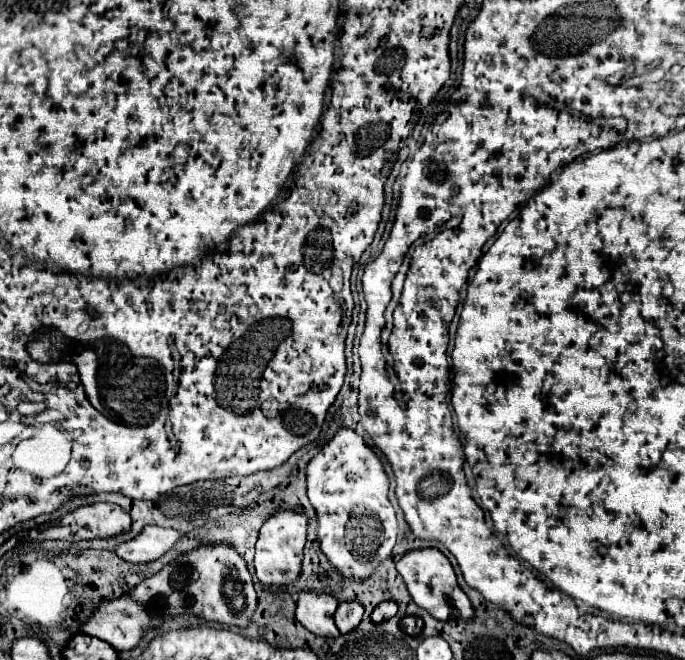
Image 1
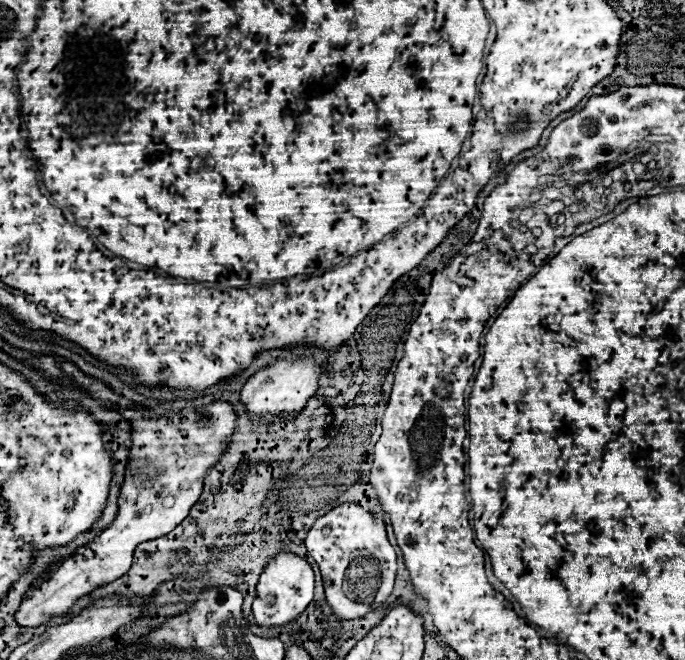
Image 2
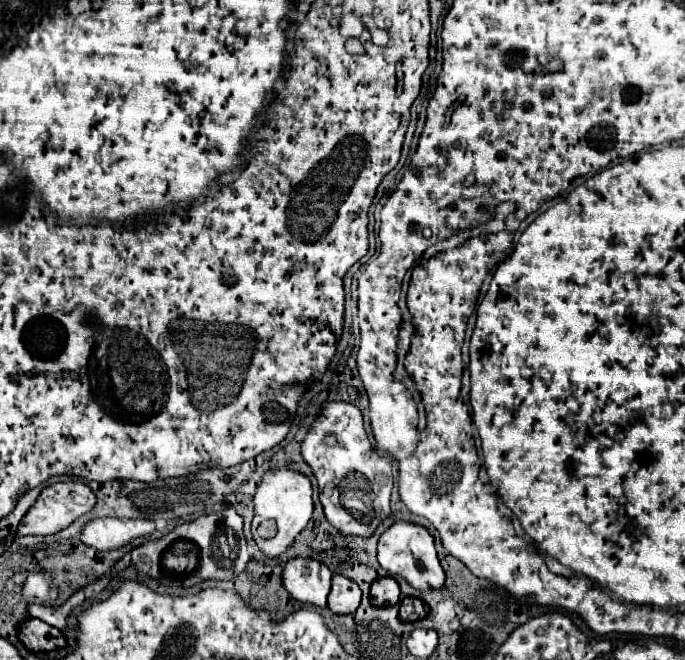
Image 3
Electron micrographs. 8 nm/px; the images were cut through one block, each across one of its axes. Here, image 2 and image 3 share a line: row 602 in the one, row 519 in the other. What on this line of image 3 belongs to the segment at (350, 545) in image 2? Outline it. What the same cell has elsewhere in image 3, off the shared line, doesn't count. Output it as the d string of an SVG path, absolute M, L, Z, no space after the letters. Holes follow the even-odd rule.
M328 400L322 404L320 416L314 420L306 438L302 440L302 456L312 468L318 482L323 488L330 482L334 484L332 496L320 492L320 502L328 522L346 536L370 536L374 528L390 514L390 492L392 492L392 466L390 460L376 454L372 448L360 410L350 402ZM334 434L336 444L326 446L324 436Z

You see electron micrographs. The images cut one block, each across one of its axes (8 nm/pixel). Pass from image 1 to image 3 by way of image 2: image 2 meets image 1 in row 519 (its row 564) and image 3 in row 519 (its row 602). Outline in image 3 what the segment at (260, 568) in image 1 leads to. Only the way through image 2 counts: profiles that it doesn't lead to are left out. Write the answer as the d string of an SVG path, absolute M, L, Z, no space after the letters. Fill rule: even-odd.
M270 468L262 476L262 482L258 484L256 494L254 494L252 532L256 536L254 540L256 540L258 548L270 558L280 556L282 552L286 552L290 548L290 544L304 530L304 526L310 522L310 518L312 518L312 486L310 486L310 480L302 472L294 472L290 468ZM266 520L276 522L276 534L272 538L260 538L256 534L258 526Z

